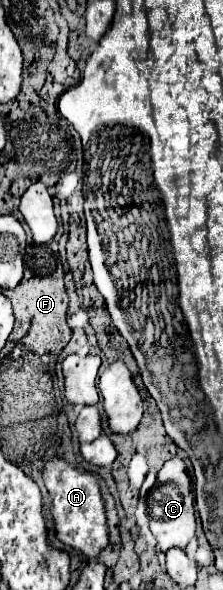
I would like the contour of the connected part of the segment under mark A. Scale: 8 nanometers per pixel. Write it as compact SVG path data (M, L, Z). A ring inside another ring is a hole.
M54 459L46 465L44 483L52 497L52 517L58 539L88 557L98 557L100 549L108 545L108 529L104 515L104 501L100 497L98 477L92 473L80 473L64 459Z

